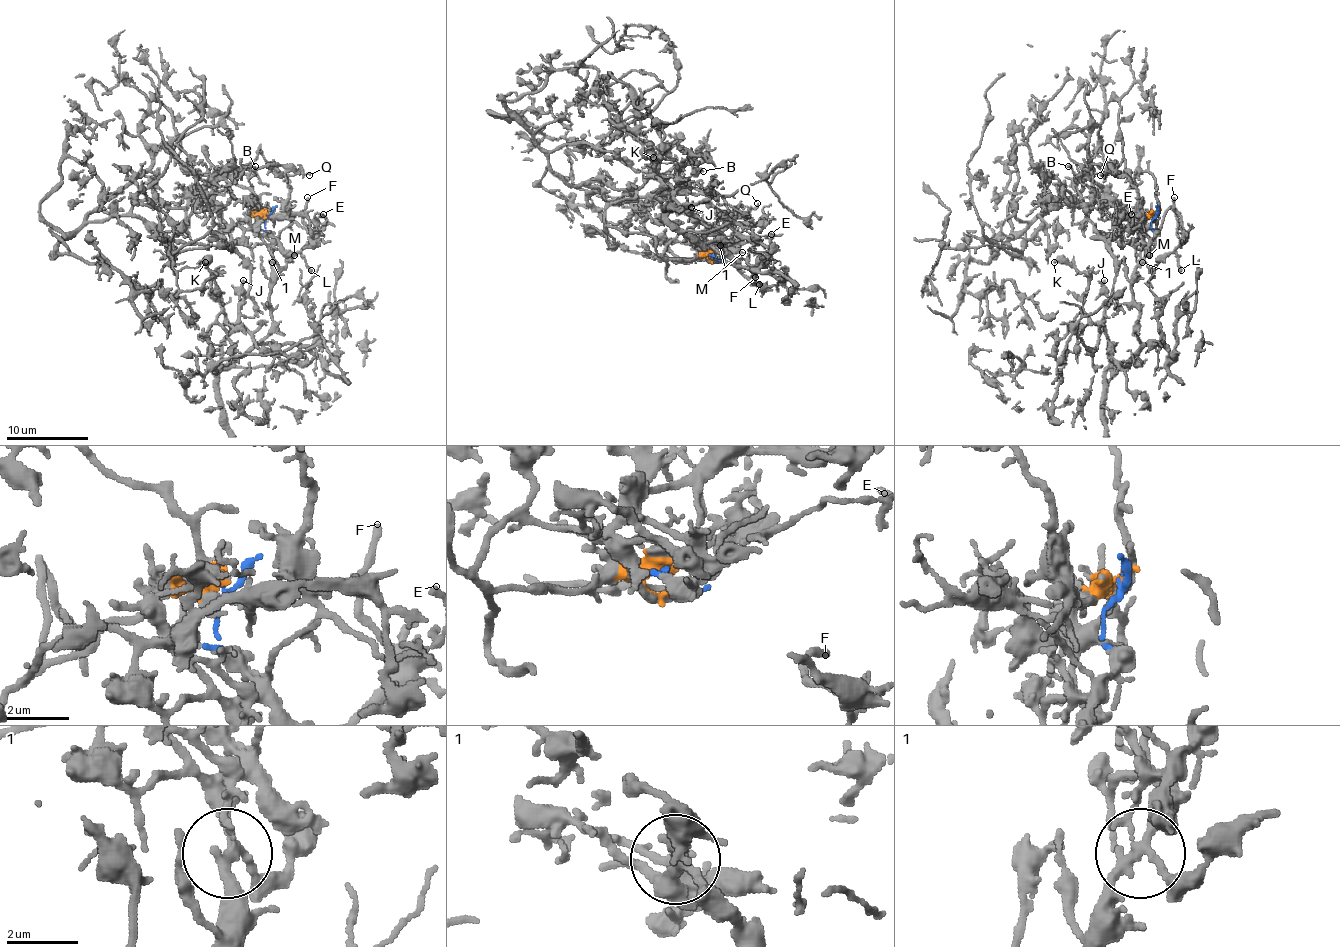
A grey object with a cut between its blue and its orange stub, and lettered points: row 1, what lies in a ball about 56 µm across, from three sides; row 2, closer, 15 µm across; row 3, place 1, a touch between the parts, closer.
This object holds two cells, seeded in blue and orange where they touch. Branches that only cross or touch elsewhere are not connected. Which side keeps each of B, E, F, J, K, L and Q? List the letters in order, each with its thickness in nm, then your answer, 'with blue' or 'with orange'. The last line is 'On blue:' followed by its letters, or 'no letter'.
B: 150 nm | with orange
E: 180 nm | with orange
F: 200 nm | with blue
J: 220 nm | with blue
K: 340 nm | with blue
L: 130 nm | with blue
Q: 160 nm | with orange
On blue: F, J, K, L

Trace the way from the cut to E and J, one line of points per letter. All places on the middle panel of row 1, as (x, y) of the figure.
E: (714, 260), (708, 258), (716, 252), (741, 246), (759, 235), (773, 235), (771, 233)
J: (714, 258), (703, 248), (718, 248), (718, 235), (720, 241), (697, 244), (666, 217), (691, 206)

